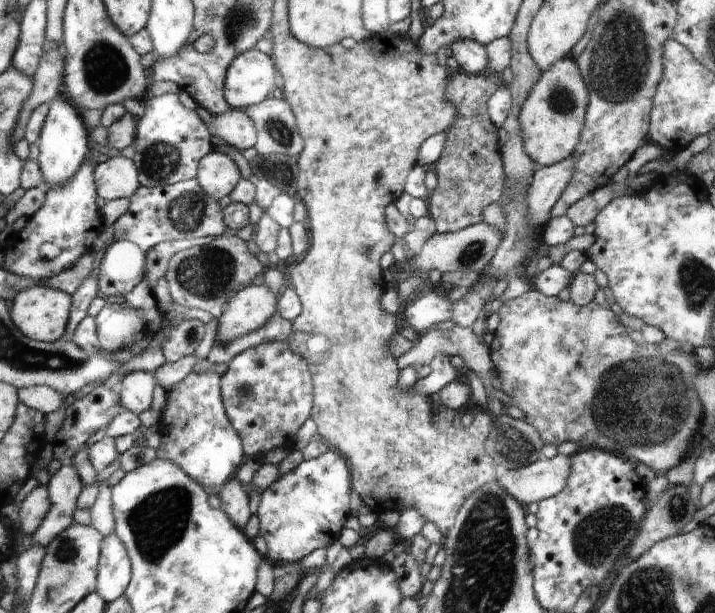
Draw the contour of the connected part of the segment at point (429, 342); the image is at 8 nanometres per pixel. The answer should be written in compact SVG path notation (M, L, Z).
M456 325L455 328L444 330L444 332L442 332L442 330L436 330L435 328L430 331L431 332L428 331L419 334L419 338L414 342L413 347L410 350L407 350L401 357L398 357L398 368L402 368L402 370L406 367L419 369L425 364L430 364L438 351L444 351L448 354L458 352L462 355L462 360L468 368L472 369L481 378L487 396L490 396L491 392L494 390L491 385L492 381L489 380L491 372L494 371L493 362L489 356L488 347L478 341L478 336L472 331L472 327L466 328Z

